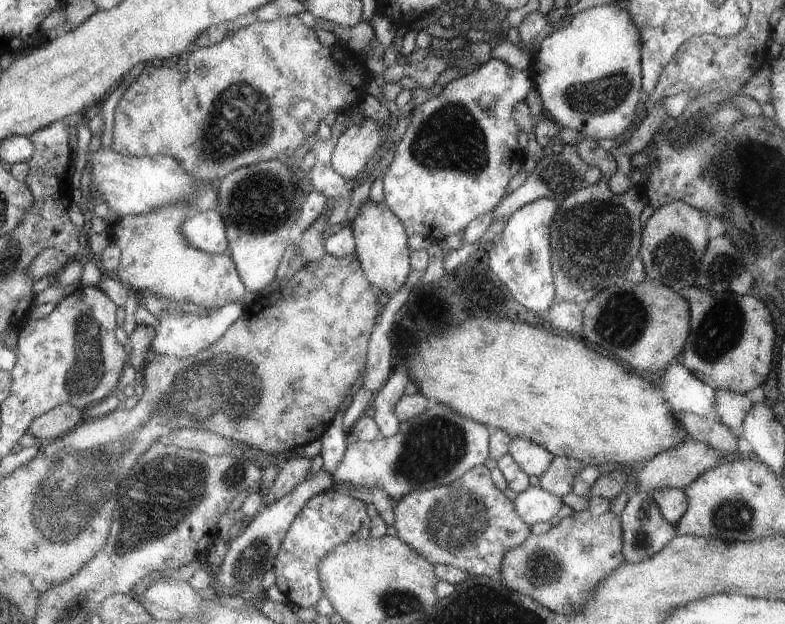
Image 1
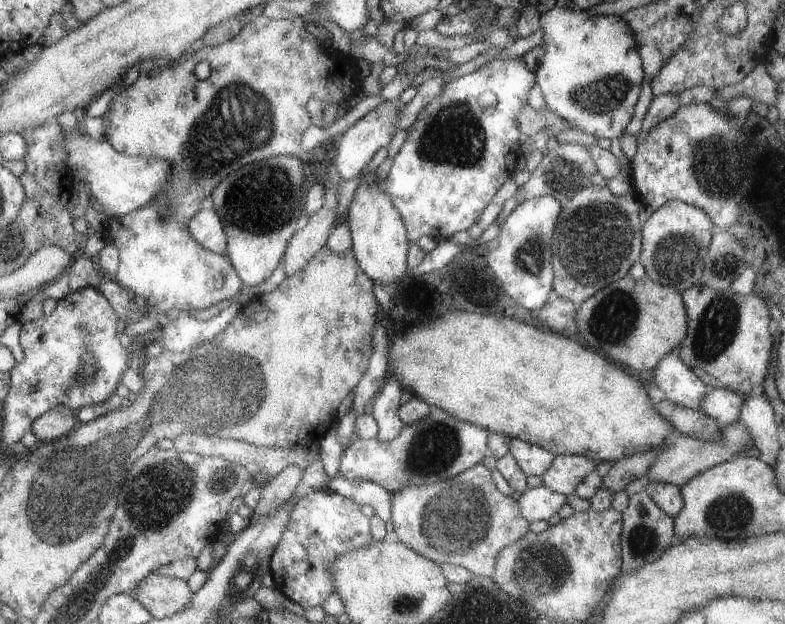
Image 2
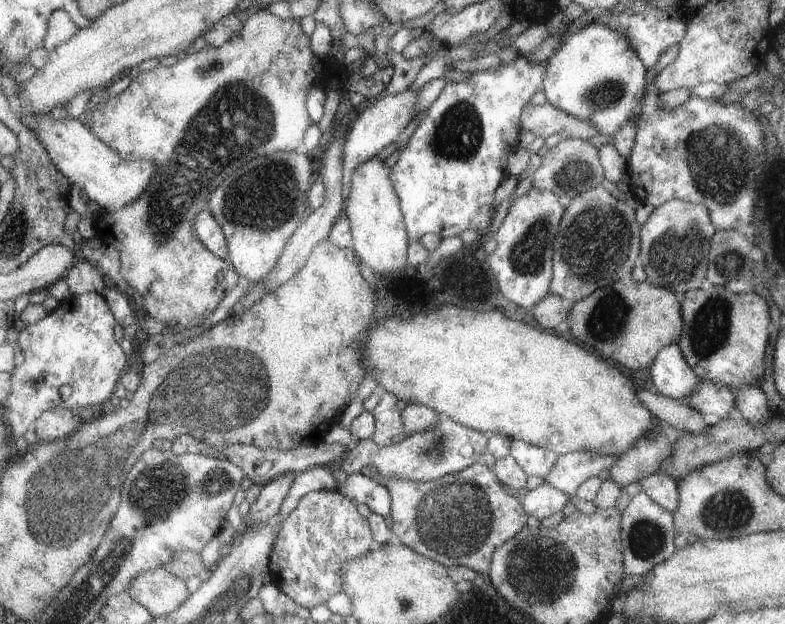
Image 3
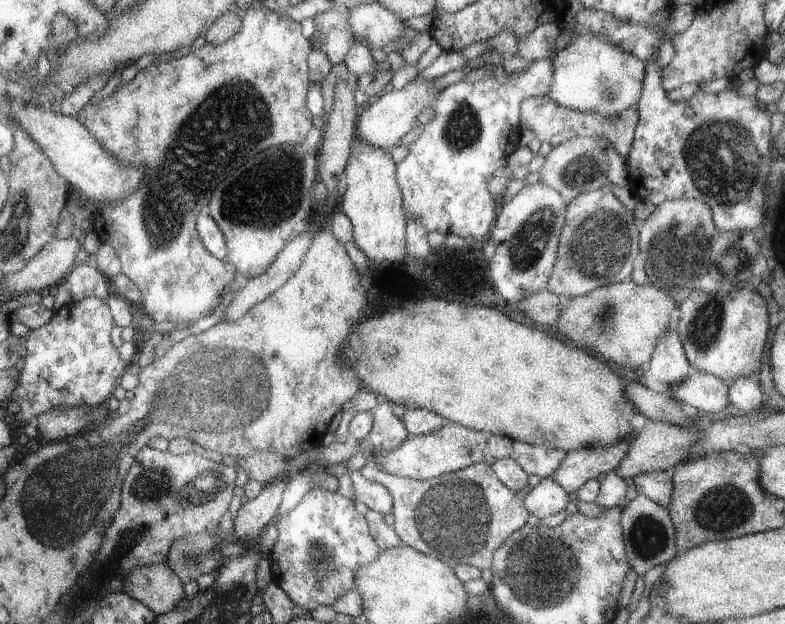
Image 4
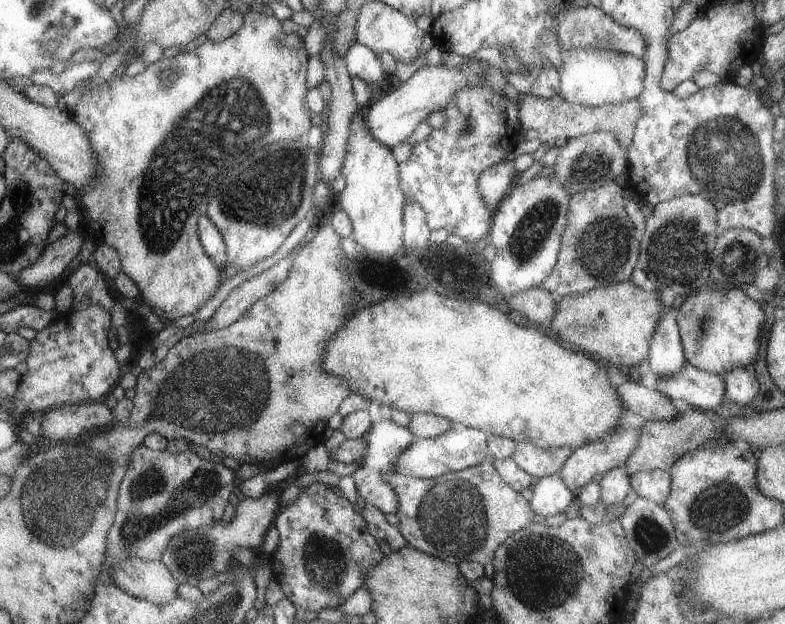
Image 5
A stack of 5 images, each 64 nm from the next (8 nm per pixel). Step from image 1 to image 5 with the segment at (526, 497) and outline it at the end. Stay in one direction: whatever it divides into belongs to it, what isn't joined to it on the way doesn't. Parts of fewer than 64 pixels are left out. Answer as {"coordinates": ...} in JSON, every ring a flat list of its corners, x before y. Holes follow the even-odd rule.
{"coordinates":[[556,473,540,478,531,486,531,496,527,506,537,516,546,518,564,512,571,501,575,501,574,494,563,484]]}

